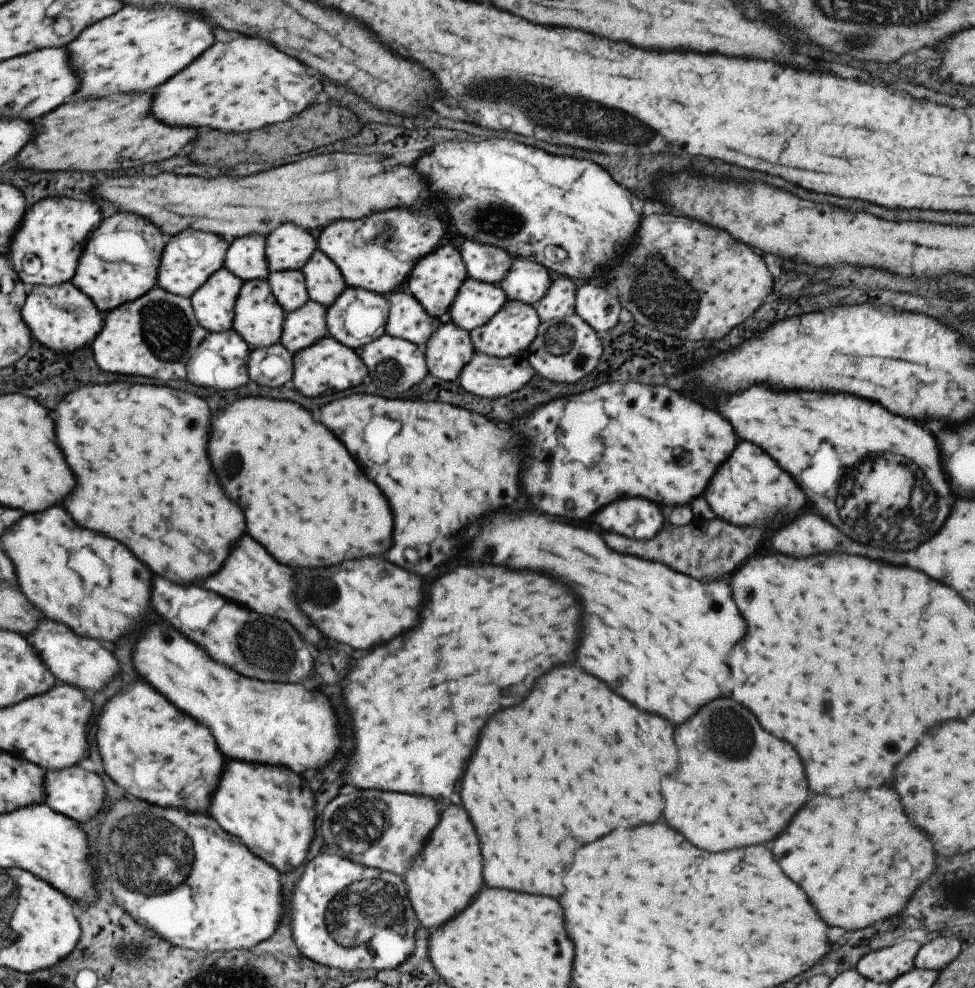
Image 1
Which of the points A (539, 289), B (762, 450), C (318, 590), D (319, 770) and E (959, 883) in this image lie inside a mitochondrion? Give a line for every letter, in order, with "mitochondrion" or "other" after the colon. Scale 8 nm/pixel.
A: other
B: other
C: mitochondrion
D: other
E: mitochondrion

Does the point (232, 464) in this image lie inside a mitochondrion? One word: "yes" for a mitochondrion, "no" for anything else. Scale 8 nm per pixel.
yes

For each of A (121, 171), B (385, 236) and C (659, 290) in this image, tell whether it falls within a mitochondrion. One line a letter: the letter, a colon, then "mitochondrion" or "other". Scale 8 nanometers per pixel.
A: other
B: mitochondrion
C: mitochondrion

